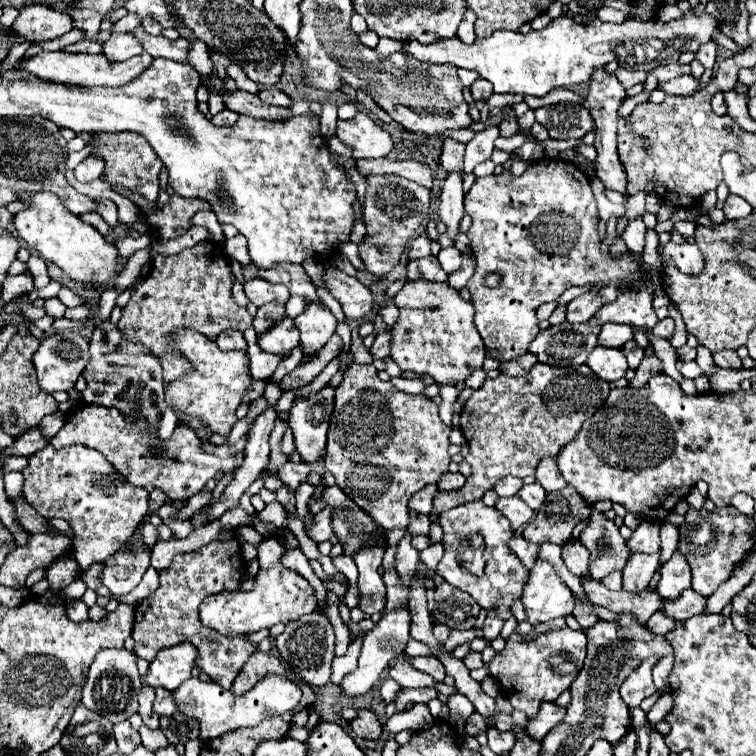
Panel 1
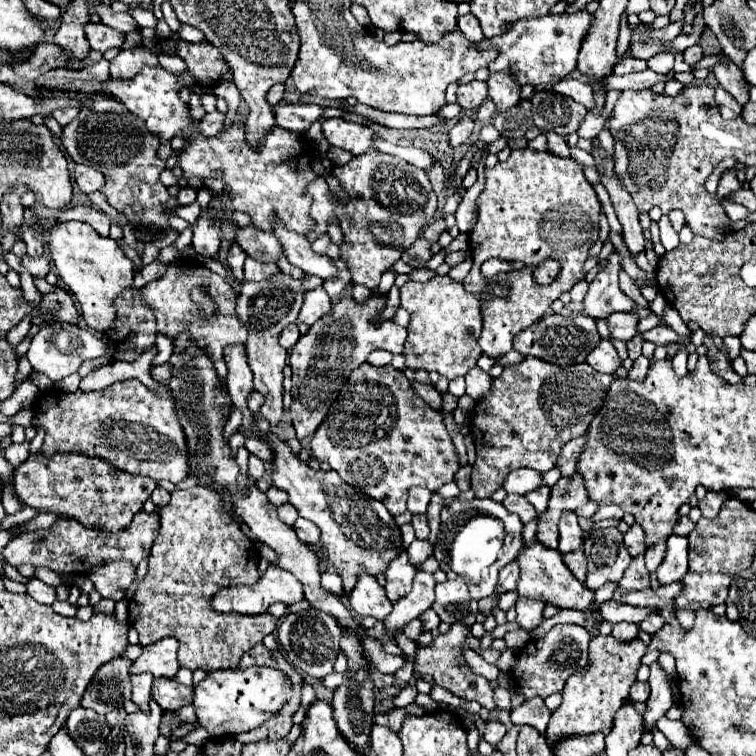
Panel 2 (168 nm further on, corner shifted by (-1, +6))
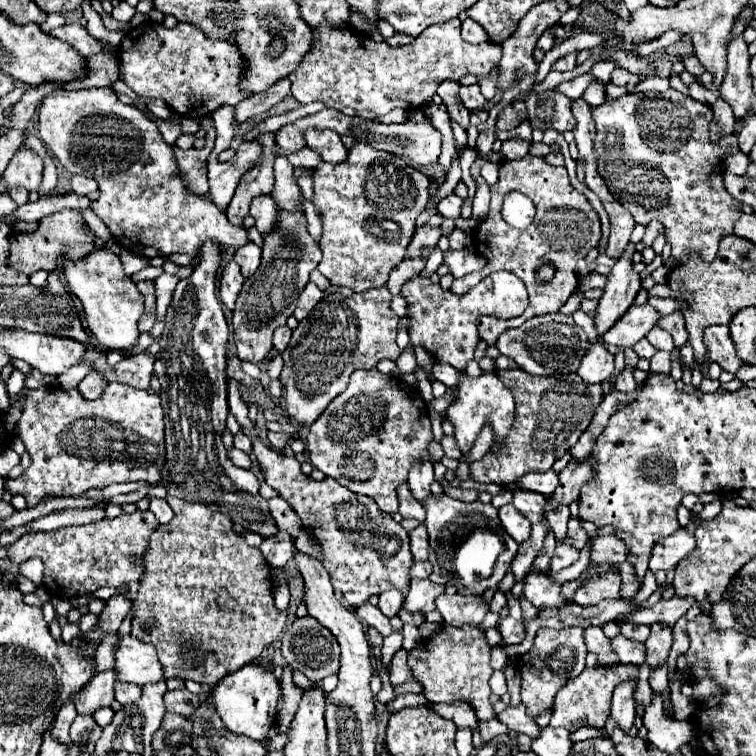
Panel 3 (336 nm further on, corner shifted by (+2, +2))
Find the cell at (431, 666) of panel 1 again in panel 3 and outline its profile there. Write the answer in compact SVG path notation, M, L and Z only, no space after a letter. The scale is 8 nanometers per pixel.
M444 626L434 638L424 638L416 648L408 652L408 668L412 670L414 680L422 686L428 702L450 702L450 700L468 700L472 702L479 721L496 718L490 704L490 686L488 680L492 676L490 666L490 650L492 646L486 642L484 630L478 626Z

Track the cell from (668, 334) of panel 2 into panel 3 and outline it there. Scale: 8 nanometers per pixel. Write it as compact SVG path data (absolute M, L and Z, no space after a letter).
M642 338L640 342L636 342L636 344L632 346L632 350L634 350L640 358L648 358L648 360L656 354L656 348L654 348L646 338Z

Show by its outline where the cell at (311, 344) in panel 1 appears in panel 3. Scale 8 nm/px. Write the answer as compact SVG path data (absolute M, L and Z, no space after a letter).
M308 282L306 288L302 290L300 298L298 298L298 306L294 310L294 316L296 320L300 318L306 318L310 314L310 310L316 306L316 302L320 302L320 298L324 296L324 292L314 284L314 282Z

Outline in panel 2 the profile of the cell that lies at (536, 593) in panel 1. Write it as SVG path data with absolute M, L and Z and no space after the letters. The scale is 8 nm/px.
M519 598L517 600L517 622L521 624L521 628L525 630L535 630L541 620L543 620L543 610L545 610L547 602L545 600L537 600L537 598Z

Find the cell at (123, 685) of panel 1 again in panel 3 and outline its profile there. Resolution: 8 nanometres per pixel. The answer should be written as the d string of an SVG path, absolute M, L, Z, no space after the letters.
M100 672L96 674L74 698L76 712L78 714L94 714L102 706L110 706L114 700L114 682L116 682L116 672Z

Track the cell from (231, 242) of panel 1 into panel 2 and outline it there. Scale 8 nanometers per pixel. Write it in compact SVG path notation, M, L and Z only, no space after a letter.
M233 242L231 250L229 250L227 266L233 270L237 282L243 280L243 264L245 264L245 260L247 260L247 254L243 254L243 248L239 248L239 242Z

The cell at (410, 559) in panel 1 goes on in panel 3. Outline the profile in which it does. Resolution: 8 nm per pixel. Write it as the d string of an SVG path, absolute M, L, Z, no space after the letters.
M390 590L390 592L380 594L378 608L380 608L380 612L382 612L384 616L392 618L392 616L396 616L396 614L398 614L398 610L400 610L402 602L404 602L404 596L402 596L398 590Z

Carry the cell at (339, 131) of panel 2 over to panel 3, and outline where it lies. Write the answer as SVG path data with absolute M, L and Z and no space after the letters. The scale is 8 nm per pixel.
M306 130L304 140L306 140L306 148L320 154L324 162L338 164L338 162L344 162L346 158L346 148L340 136L332 130Z

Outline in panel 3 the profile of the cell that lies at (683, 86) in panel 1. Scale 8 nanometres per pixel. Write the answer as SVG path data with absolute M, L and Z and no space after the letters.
M582 74L582 76L578 76L578 78L570 80L570 82L560 82L554 90L560 92L560 94L566 94L572 100L576 100L576 98L580 98L584 94L584 90L586 90L586 86L590 82L596 82L594 76L592 74Z

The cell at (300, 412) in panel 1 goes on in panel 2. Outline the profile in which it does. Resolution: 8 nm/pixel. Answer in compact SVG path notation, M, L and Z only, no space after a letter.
M373 292L371 300L365 304L357 304L355 300L341 300L333 304L331 314L323 318L323 322L317 322L309 328L305 336L299 338L299 342L293 346L289 364L293 368L293 404L291 404L291 418L297 432L297 440L303 440L305 436L313 436L319 428L319 422L323 422L327 410L331 408L331 402L335 402L339 390L343 388L343 382L355 370L359 364L363 364L369 356L369 352L381 348L391 354L401 354L403 344L407 338L407 330L403 326L397 326L393 320L387 320L379 326L373 326L375 318L385 308L385 300Z

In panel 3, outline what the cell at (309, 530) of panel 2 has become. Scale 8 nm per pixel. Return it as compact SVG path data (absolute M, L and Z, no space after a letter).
M276 532L268 538L264 538L264 542L258 546L258 550L262 552L262 556L266 558L266 562L272 568L282 568L288 560L292 560L294 542L292 542L292 538L288 538L288 534Z

